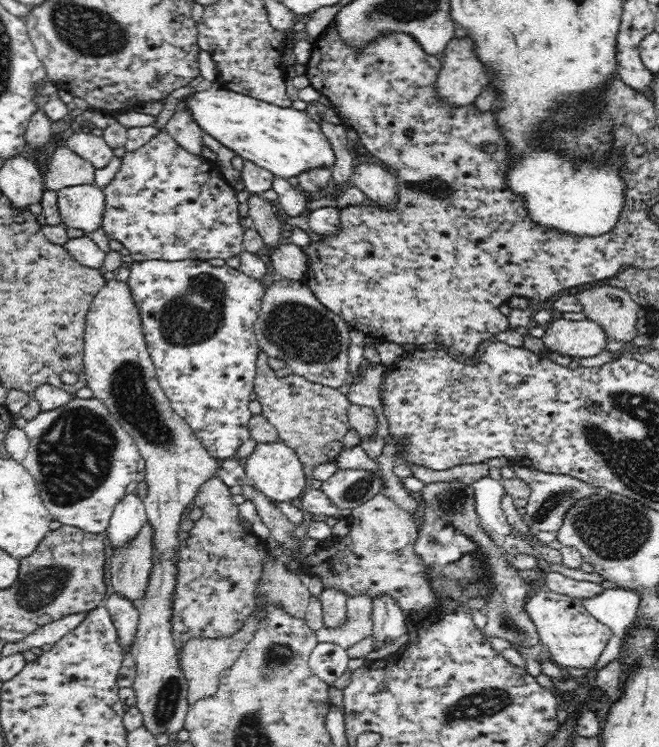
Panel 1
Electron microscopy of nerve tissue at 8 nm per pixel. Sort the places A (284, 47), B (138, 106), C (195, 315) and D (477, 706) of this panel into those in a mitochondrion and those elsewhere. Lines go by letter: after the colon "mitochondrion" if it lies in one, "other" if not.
A: other
B: other
C: mitochondrion
D: mitochondrion

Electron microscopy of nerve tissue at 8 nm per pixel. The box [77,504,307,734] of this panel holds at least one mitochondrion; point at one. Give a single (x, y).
(168, 698)

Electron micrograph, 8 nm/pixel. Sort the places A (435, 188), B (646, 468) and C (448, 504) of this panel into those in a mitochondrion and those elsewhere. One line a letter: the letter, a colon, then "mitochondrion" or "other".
A: mitochondrion
B: mitochondrion
C: mitochondrion

